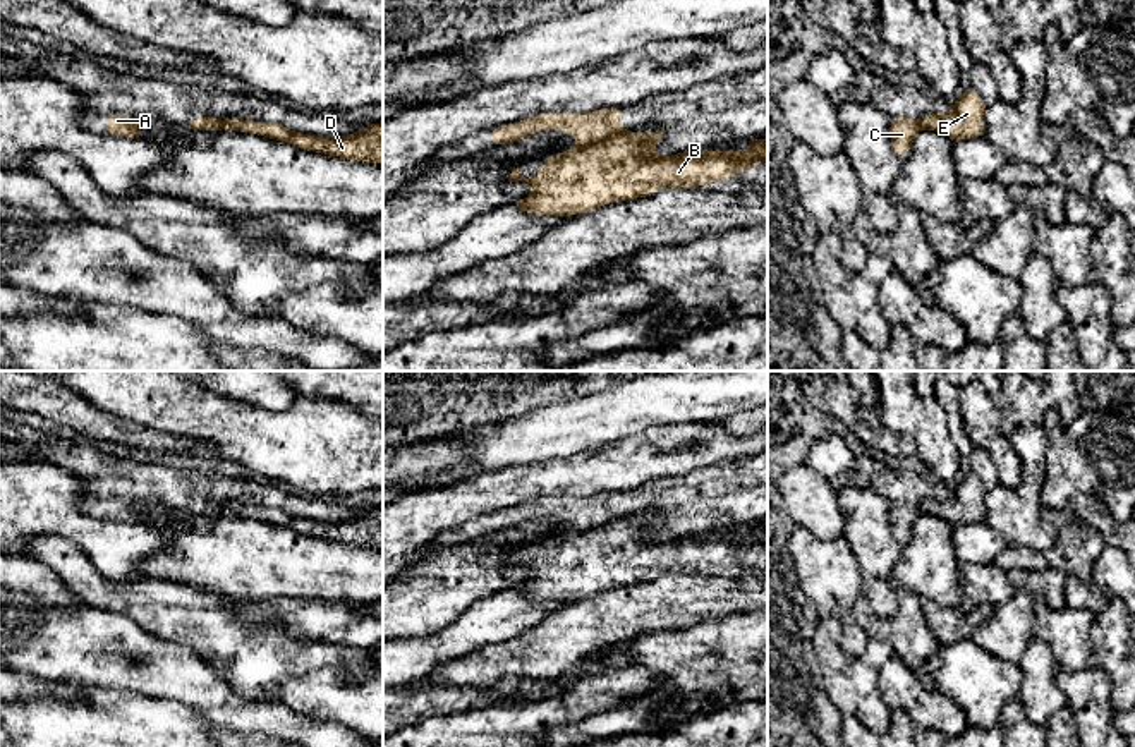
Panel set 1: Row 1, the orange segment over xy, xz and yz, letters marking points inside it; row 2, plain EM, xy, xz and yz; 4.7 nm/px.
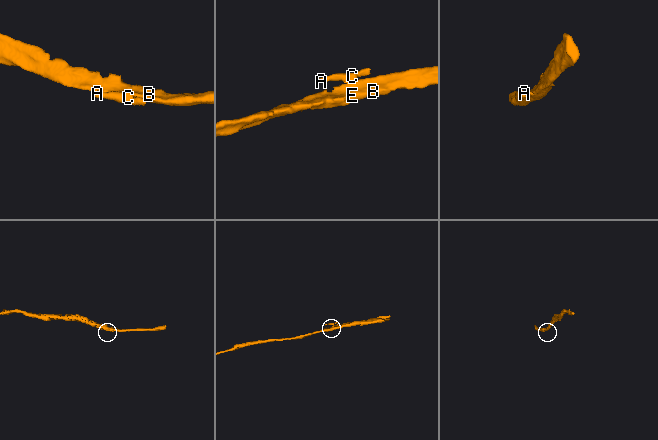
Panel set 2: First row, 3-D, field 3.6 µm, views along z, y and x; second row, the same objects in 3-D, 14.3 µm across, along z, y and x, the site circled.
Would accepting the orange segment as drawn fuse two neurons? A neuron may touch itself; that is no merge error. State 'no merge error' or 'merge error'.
merge error

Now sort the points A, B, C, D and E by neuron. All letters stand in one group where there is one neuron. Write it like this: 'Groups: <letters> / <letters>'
Groups: A C / B D E

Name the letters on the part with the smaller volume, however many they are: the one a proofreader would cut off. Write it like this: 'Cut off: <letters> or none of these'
Cut off: A, C

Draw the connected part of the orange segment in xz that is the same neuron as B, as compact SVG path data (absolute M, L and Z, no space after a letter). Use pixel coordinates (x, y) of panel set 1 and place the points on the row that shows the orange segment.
M618 132L587 148L570 148L558 155L548 155L539 173L525 179L519 168L510 173L512 182L524 180L532 194L517 201L517 208L541 216L575 216L598 210L610 203L649 197L663 187L701 187L704 184L730 180L740 170L754 170L768 160L768 139L756 137L745 151L687 149L673 156L654 153L654 143L663 137L656 132Z

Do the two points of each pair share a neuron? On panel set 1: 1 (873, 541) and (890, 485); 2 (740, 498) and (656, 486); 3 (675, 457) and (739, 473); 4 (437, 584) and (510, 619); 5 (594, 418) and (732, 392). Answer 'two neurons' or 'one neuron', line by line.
1: two neurons
2: one neuron
3: two neurons
4: two neurons
5: one neuron

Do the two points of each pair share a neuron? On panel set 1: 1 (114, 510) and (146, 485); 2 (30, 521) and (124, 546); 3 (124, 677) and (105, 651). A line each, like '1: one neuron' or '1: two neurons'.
1: one neuron
2: one neuron
3: one neuron

